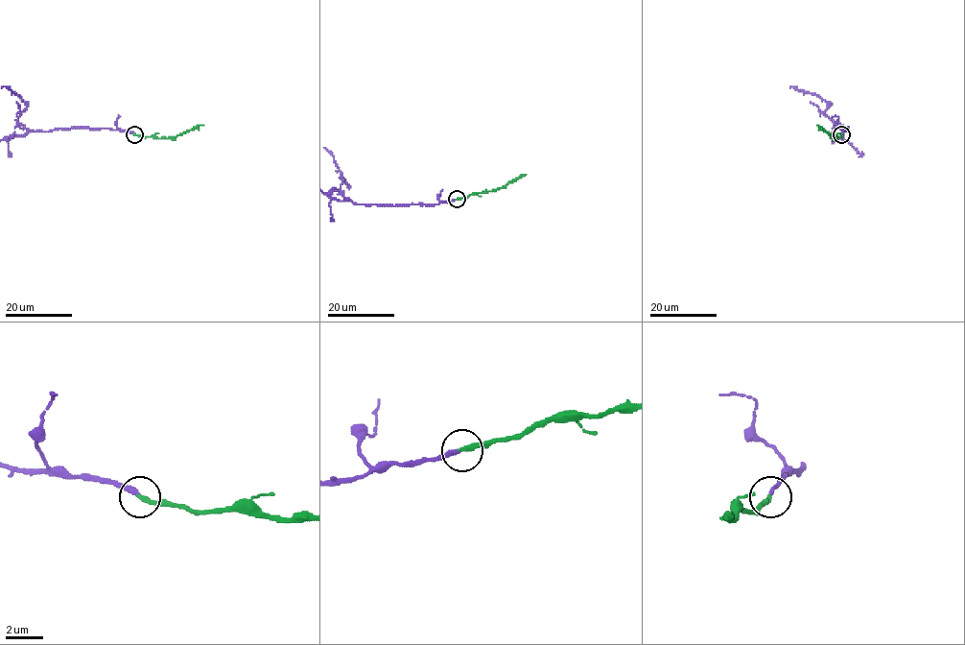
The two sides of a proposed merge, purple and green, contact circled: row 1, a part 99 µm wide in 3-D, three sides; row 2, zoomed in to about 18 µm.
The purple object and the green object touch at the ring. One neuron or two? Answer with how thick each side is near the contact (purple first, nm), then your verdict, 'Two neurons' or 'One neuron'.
Thickness 240 nm (purple) against 260 nm. One neuron

